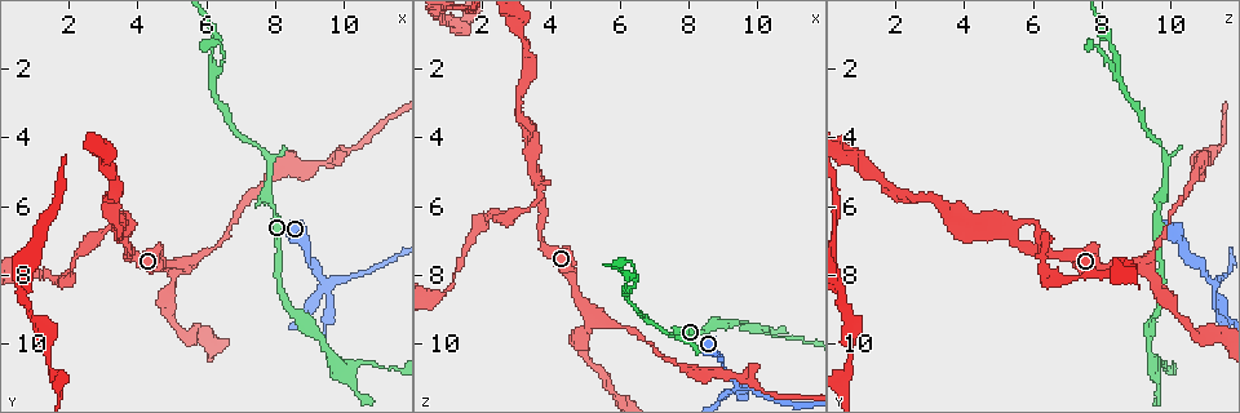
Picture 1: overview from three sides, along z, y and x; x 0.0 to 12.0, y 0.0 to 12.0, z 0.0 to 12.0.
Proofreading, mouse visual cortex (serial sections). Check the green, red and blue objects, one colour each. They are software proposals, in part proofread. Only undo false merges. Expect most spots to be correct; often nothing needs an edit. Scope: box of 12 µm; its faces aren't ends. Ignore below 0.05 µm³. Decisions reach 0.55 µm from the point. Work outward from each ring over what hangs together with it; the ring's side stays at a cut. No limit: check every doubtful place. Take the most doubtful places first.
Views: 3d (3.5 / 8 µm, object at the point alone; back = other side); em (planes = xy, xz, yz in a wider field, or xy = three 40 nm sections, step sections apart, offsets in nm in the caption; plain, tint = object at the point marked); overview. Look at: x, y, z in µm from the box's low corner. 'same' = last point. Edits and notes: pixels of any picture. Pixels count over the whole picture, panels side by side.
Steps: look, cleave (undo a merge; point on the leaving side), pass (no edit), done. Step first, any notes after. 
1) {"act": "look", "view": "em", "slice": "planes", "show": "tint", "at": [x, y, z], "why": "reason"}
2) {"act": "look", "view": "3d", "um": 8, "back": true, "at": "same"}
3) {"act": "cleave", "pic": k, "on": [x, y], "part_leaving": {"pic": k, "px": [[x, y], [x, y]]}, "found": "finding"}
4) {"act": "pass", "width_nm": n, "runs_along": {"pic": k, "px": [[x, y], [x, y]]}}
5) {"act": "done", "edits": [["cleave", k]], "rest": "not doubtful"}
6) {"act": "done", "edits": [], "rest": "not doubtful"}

{"act": "look", "view": "3d", "um": 3.5, "at": [9.4, 8.2, 11.1], "why": "four-way junction"}

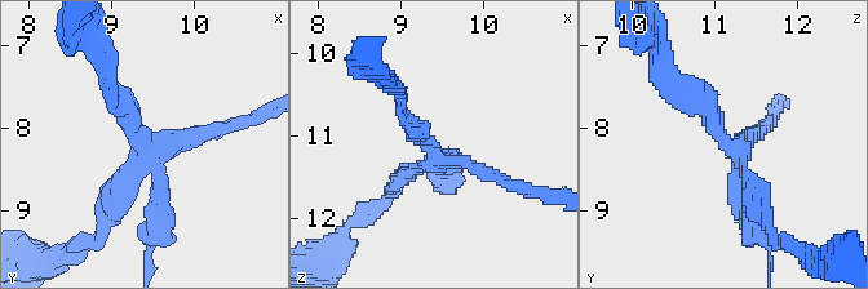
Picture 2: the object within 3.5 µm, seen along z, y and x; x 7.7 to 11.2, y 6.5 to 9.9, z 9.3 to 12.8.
{"act": "look", "view": "em", "slice": "xy", "step": 1, "show": "tint", "at": [9.40, 8.20, 11.15], "arms": 4, "arm_widths_nm": [200, 200, 200, 200]}

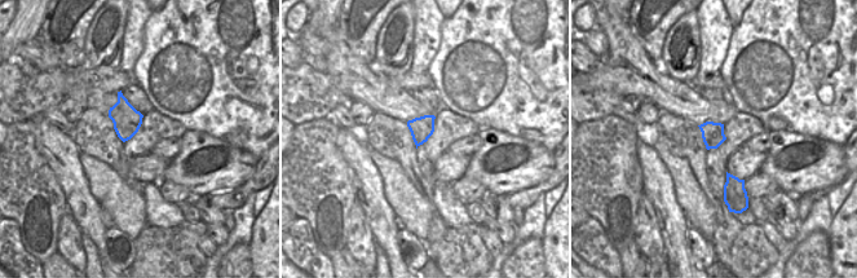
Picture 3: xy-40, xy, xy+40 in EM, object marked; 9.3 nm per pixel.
{"act": "pass", "found": "one cell here"}

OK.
{"act": "look", "view": "3d", "um": 8, "back": true, "at": [3.7, 6.8, 5.5], "why": "two arms in line, one across"}

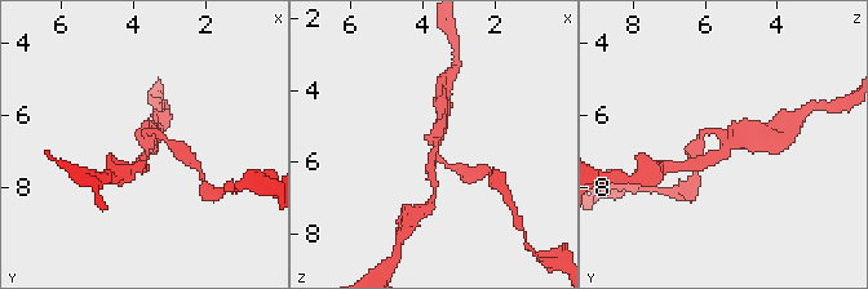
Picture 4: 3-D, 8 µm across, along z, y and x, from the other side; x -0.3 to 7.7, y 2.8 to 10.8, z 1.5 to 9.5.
{"act": "look", "view": "3d", "um": 3.5, "at": [3.7, 6.7, 5.4], "why": "zoom in"}

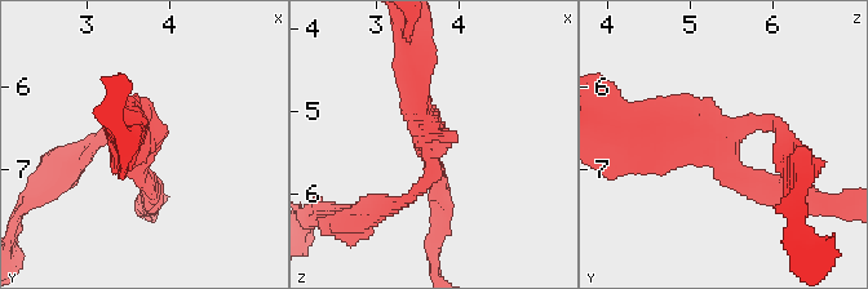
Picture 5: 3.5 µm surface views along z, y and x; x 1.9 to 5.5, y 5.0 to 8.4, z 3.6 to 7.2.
{"act": "look", "view": "em", "slice": "xy", "step": 2, "show": "tint", "at": [3.65, 6.70, 5.45]}

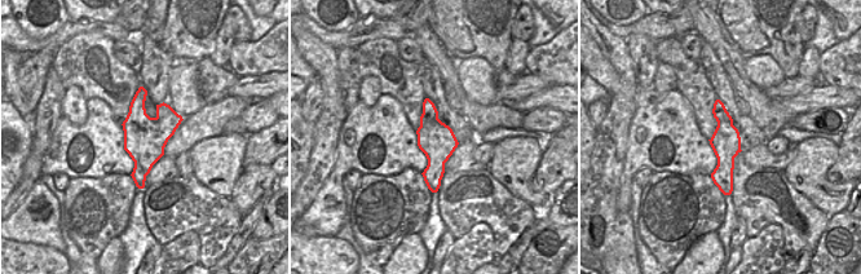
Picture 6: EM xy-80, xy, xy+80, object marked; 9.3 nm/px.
{"act": "pass", "runs_along": {"pic": 6, "px": [[718, 104], [725, 127], [728, 190]]}, "found": "continuous, no second cell"}

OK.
{"act": "look", "view": "3d", "um": 3.5, "at": [5.4, 7.6, 9.2], "why": "abrupt turn"}

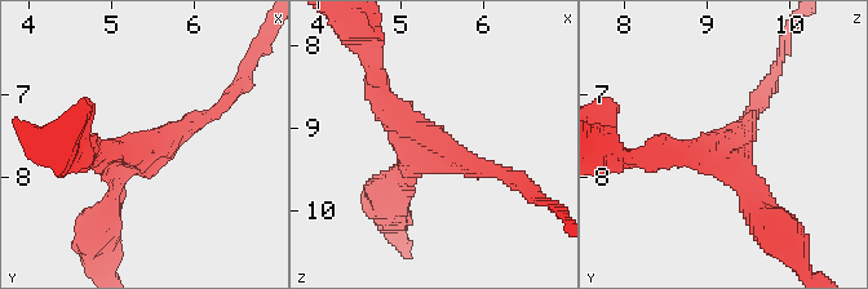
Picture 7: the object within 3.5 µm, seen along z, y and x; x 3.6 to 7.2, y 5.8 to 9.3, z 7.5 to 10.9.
{"act": "look", "view": "em", "slice": "xy", "step": 1, "show": "tint", "at": [5.45, 7.65, 9.25], "arms": 3, "arm_widths_nm": [200, 200, 250]}

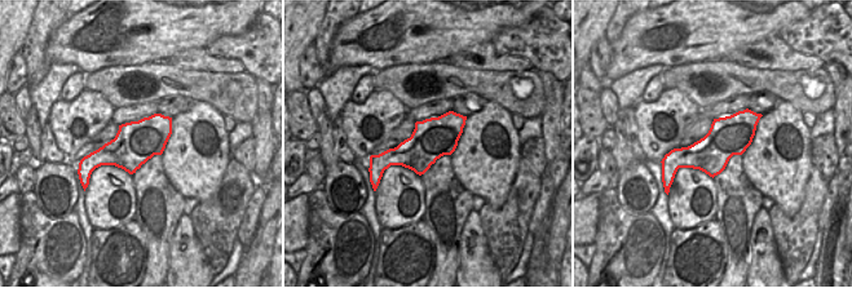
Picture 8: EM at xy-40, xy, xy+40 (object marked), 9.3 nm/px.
{"act": "pass", "runs_along": {"pic": 8, "px": [[756, 116], [710, 154], [666, 164]]}, "found": "continuous, no second cell"}

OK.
{"act": "look", "view": "3d", "um": 3.5, "at": [6.2, 2.2, 8.4], "why": "a fork"}

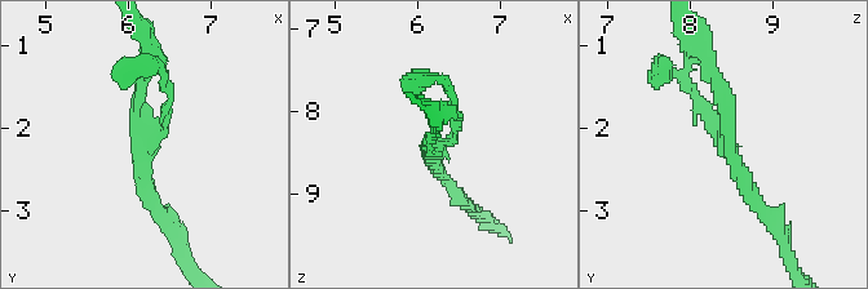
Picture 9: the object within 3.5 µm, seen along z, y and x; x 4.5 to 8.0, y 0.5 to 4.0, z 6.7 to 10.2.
{"act": "look", "view": "em", "slice": "xy", "step": 2, "show": "tint", "at": [6.20, 2.10, 8.50]}

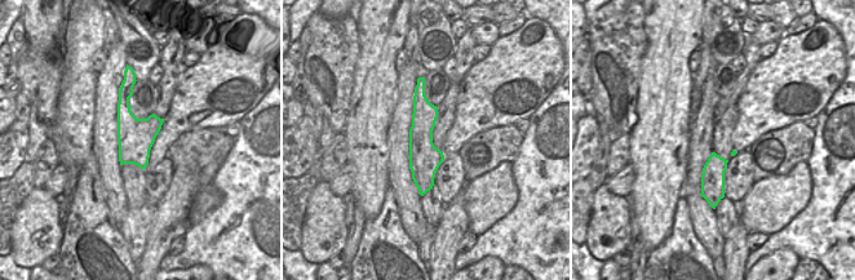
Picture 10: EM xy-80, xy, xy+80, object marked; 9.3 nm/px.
{"act": "pass", "runs_along": {"pic": 9, "px": [[767, 210], [731, 155], [708, 59]]}, "found": "all the same cell"}

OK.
{"act": "look", "view": "3d", "um": 3.5, "at": [9.4, 4.9, 10.9], "why": "thin neck"}

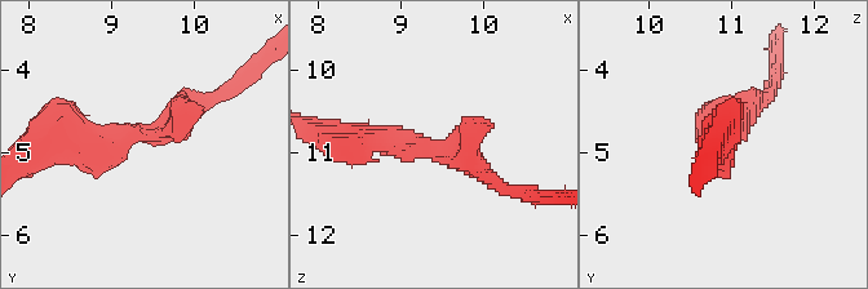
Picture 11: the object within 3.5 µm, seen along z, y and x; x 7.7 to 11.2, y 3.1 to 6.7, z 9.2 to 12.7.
{"act": "look", "view": "em", "slice": "xy", "step": 5, "show": "tint", "at": [9.40, 4.85, 10.95]}

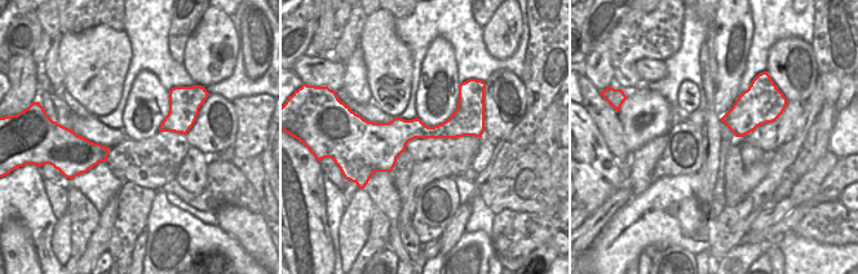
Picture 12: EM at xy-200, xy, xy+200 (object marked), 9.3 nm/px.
{"act": "look", "view": "em", "slice": "xy", "step": 3, "show": "tint", "at": "same"}

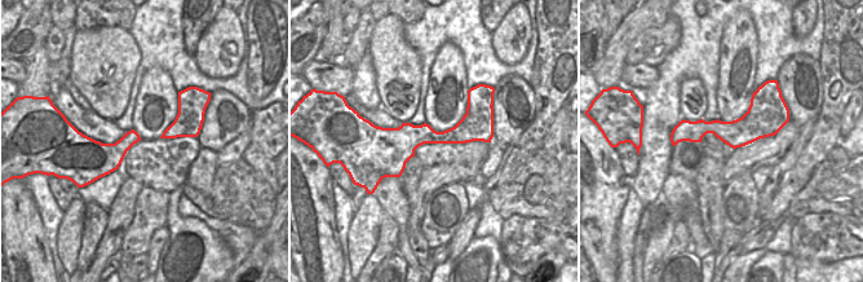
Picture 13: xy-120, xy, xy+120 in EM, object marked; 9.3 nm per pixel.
{"act": "pass", "runs_along": {"pic": 13, "px": [[488, 130], [452, 136], [379, 135]]}, "found": "continuous, no second cell"}

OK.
{"act": "done", "edits": [], "rest": "not doubtful"}

